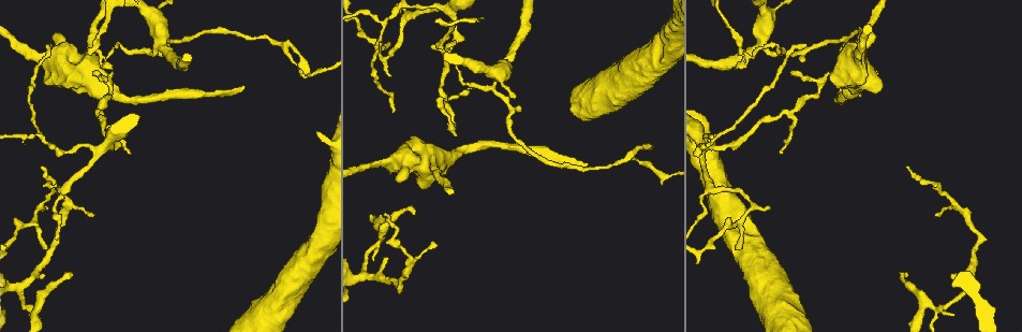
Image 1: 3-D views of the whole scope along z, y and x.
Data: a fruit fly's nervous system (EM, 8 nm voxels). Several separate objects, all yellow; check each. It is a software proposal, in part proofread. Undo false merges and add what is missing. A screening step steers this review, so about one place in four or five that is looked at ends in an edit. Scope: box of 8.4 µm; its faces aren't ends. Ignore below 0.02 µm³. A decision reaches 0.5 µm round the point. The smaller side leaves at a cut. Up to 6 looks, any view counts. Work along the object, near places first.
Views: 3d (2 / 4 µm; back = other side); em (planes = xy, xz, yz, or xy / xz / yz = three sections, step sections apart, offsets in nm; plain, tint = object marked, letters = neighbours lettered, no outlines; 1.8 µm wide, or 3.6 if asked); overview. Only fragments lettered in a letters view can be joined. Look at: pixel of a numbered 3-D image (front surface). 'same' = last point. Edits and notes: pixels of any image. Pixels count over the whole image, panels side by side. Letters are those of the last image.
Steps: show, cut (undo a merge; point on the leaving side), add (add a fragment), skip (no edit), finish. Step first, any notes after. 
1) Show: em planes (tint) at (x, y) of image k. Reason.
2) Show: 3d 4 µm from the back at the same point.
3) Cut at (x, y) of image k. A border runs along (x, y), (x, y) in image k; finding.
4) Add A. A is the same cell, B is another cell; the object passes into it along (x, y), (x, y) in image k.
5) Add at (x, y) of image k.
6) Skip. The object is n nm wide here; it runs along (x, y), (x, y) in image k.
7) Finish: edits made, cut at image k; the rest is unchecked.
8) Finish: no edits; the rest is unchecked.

Show: 3d 4 µm from the back at (392, 160) of image 1. Thick turns thin.

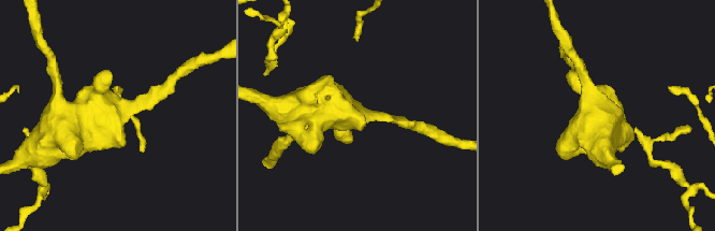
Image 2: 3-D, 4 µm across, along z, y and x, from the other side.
Show: em 3.6 µm planes (tint) at (117, 112) of image 2.

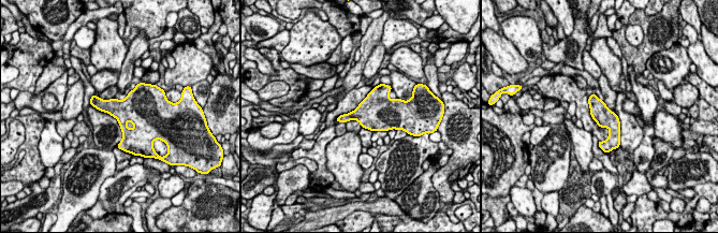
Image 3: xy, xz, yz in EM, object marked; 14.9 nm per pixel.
Show: em 3.6 µm planes (letters) at the same point.

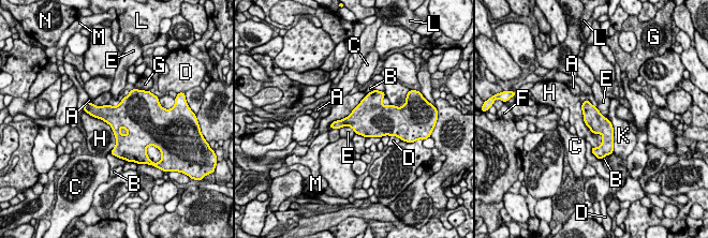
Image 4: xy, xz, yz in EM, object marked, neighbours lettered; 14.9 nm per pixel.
Skip. A, B, C, D, E, F, G, H, K, L, M and N are other cells; a border runs along (586, 99), (596, 148) in image 4; all the same neuron.

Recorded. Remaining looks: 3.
Show: em 3.6 µm xy step 8 (letters) at (748, 58) of image 1. Abrupt turn.

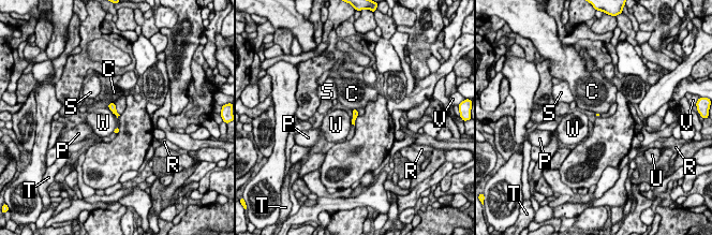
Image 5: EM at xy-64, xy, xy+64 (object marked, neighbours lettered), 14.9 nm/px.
Show: em 3.6 µm planes (letters) at the same point. Cut it another way.

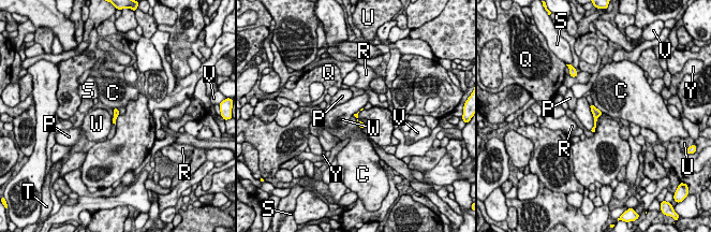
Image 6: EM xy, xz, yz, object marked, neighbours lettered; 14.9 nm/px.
Skip. The object is 100 nm wide here; C, P, Q, R, S, T, U, V, W and Y are other cells; one neuron here.

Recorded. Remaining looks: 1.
Show: em planes (letters) at (937, 216) of image 1. Thin end.

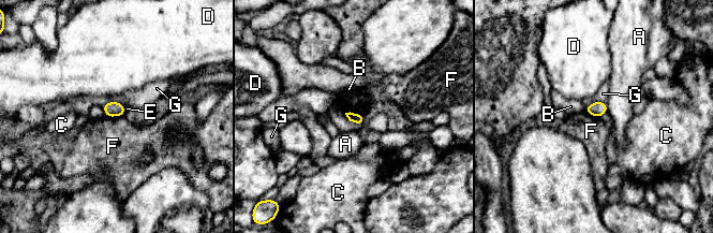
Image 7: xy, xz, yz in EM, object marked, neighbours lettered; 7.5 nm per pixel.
Skip. The longest contact is with F, 150 nm; A, B, C, D, E, F and G are other cells; a border runs along (124, 114), (106, 117) in image 7; no lettered fragment goes on from it.

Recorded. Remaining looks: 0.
Finish: no edits; the rest is unchecked.

